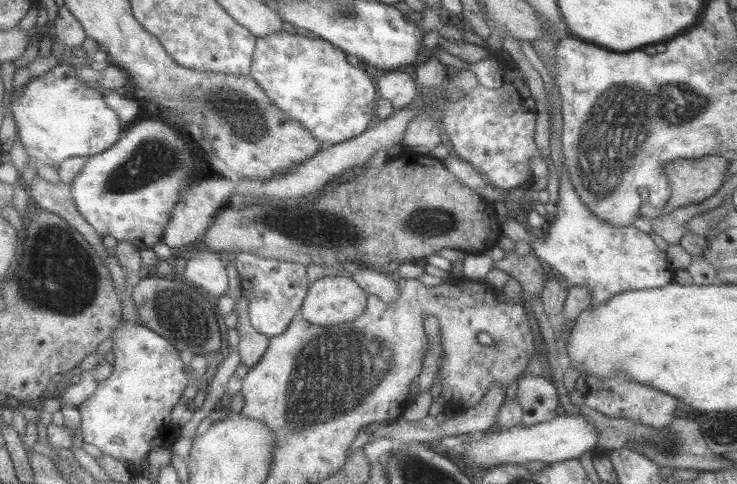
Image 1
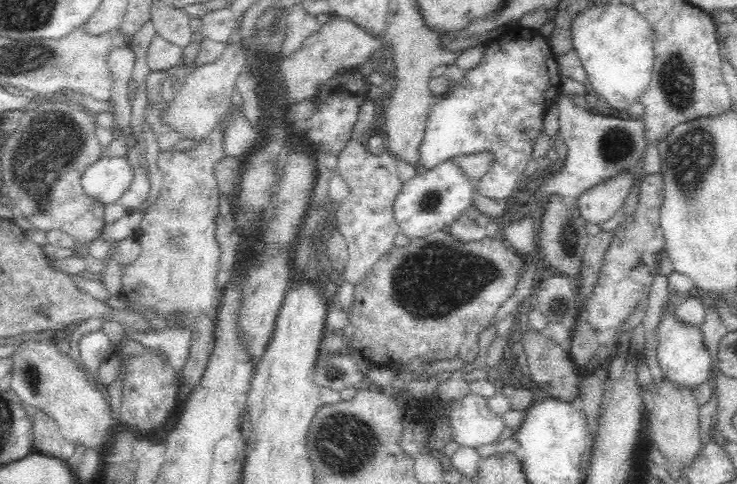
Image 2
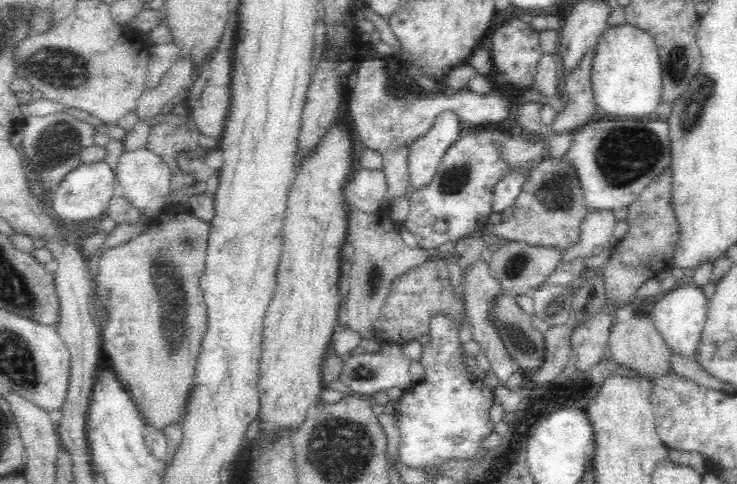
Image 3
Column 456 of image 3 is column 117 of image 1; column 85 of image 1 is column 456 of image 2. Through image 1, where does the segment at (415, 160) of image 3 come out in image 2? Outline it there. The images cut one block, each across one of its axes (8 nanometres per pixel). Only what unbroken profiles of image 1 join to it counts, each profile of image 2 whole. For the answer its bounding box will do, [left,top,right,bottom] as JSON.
[420,27,561,200]

